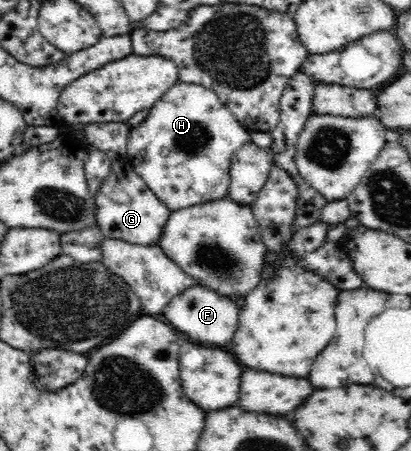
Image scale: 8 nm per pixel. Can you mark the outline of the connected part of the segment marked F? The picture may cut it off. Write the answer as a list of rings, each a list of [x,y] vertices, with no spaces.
[[[198,284],[190,286],[181,294],[178,294],[168,307],[162,309],[162,316],[168,320],[174,328],[184,332],[188,338],[204,344],[226,344],[233,338],[239,325],[239,310],[241,305],[230,298],[217,294],[216,291]]]

